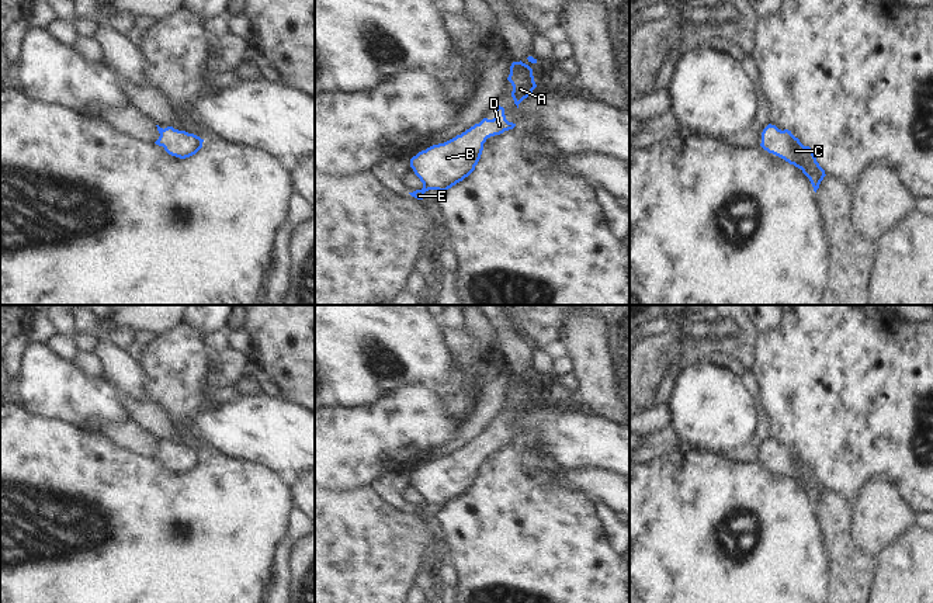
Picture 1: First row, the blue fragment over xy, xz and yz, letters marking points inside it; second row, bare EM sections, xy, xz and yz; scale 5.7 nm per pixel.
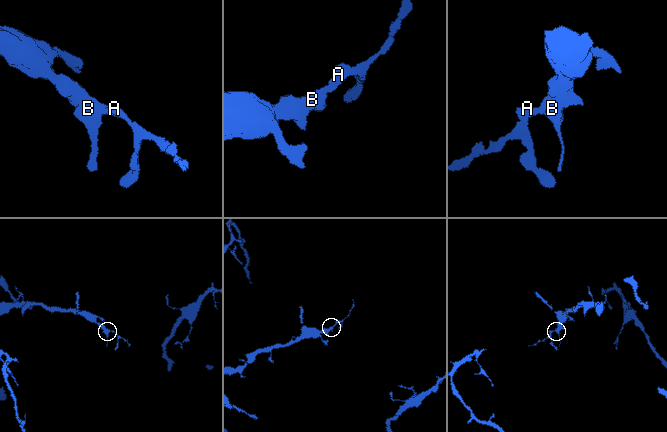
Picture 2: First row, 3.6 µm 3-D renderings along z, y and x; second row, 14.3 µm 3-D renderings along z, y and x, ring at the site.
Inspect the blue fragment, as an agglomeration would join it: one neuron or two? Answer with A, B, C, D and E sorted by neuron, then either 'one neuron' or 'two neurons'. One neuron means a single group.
A B C D E; one neuron

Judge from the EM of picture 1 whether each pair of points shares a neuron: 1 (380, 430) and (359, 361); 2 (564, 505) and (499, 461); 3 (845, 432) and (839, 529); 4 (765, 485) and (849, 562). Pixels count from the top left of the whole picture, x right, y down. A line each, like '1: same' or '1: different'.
1: different
2: same
3: different
4: different

